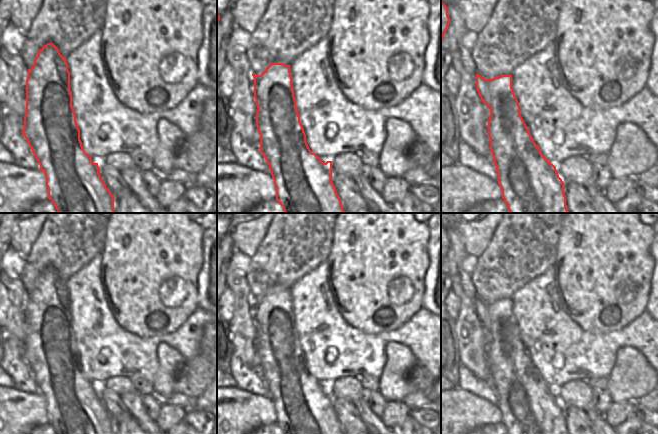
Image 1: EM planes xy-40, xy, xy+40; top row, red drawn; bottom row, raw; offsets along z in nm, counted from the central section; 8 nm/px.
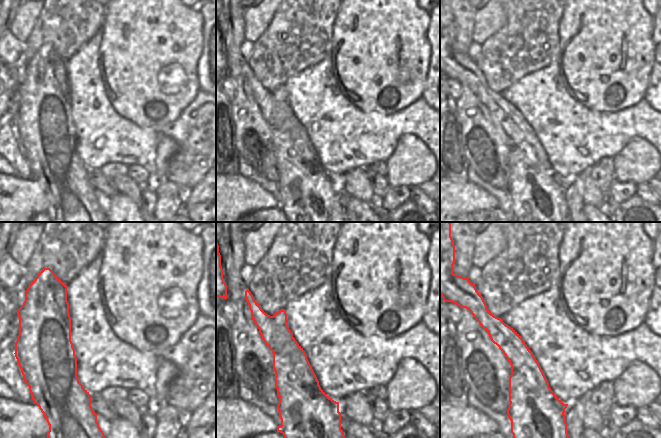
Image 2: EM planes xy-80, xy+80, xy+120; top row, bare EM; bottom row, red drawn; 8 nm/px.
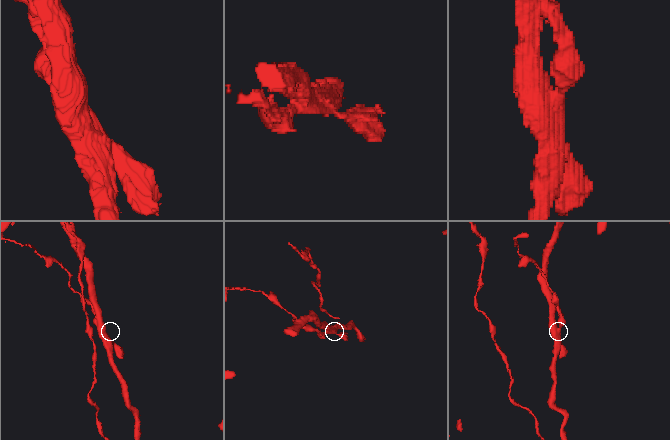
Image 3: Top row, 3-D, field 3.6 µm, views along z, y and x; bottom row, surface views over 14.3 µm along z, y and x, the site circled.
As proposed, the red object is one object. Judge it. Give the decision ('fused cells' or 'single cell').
fused cells

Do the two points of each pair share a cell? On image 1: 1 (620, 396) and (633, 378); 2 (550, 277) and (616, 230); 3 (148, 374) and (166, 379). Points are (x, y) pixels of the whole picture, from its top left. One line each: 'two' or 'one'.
1: one
2: two
3: two

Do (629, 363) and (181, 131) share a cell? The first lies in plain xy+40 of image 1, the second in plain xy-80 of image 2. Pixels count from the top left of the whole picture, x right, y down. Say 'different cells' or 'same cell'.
different cells

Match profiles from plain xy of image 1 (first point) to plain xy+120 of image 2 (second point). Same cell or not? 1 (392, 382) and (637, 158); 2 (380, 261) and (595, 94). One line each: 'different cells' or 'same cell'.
1: same cell
2: same cell

